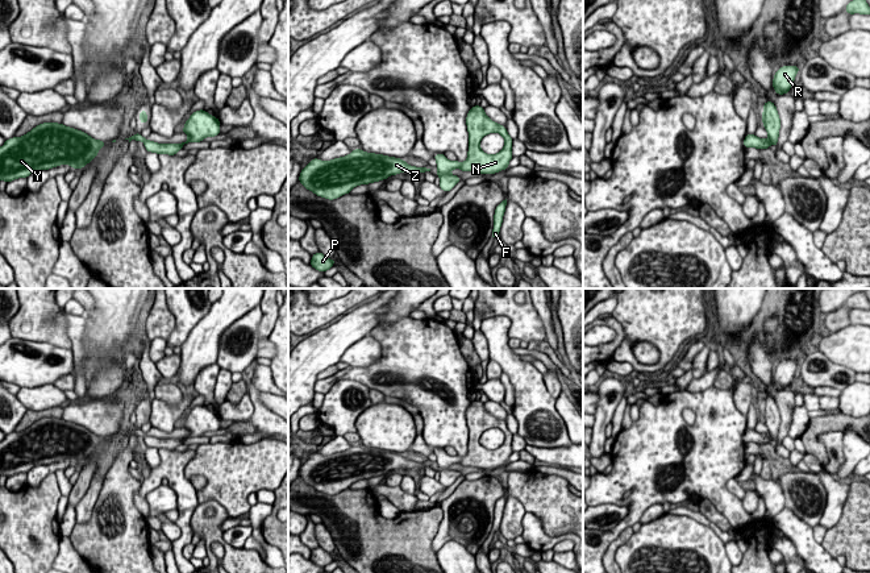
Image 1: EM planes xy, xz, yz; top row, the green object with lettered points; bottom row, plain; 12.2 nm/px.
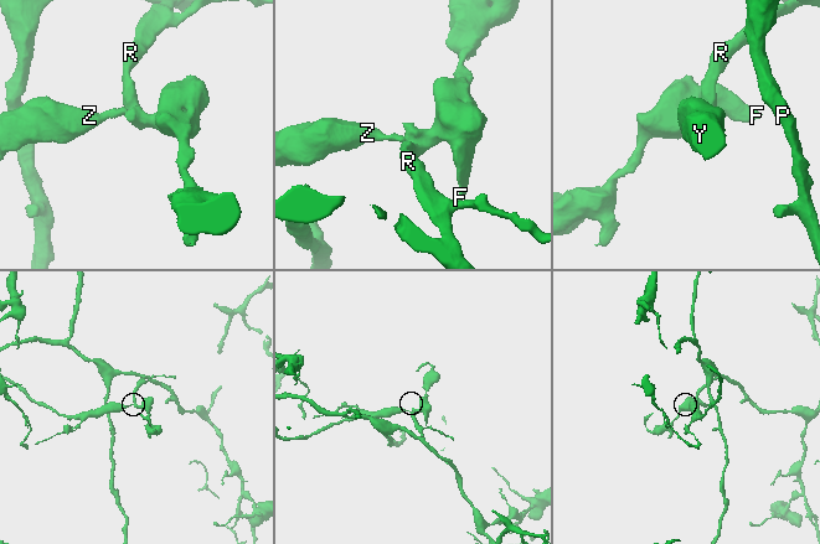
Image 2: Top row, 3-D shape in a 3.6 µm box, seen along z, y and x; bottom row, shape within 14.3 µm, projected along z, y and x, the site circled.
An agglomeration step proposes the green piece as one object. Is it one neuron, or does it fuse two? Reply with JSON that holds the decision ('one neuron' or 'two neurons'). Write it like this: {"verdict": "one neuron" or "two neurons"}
{"verdict": "two neurons"}

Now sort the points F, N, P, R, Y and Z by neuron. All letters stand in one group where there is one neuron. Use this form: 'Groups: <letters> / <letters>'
Groups: F N P R / Y Z

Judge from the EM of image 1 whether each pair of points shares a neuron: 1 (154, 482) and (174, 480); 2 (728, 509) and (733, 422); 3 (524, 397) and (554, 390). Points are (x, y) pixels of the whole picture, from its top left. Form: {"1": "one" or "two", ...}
{"1": "one", "2": "one", "3": "two"}

